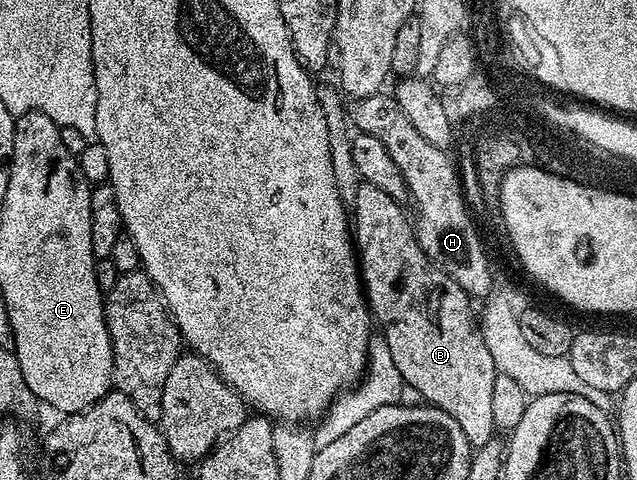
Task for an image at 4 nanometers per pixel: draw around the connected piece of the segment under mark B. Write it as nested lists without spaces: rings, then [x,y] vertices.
[[[365,182],[361,183],[358,194],[356,195],[356,197],[354,198],[354,202],[350,206],[351,215],[354,217],[354,240],[358,247],[358,259],[361,265],[364,289],[369,298],[370,311],[374,317],[375,323],[378,325],[379,331],[382,333],[382,337],[384,338],[385,342],[389,344],[391,357],[394,358],[394,363],[396,366],[398,366],[398,371],[404,379],[405,385],[407,385],[407,387],[411,389],[411,391],[413,388],[413,390],[416,391],[418,395],[420,395],[417,397],[419,397],[421,401],[427,402],[429,404],[435,404],[436,407],[441,408],[442,410],[446,410],[446,414],[450,414],[454,419],[456,419],[456,421],[458,422],[458,426],[462,426],[462,430],[466,433],[466,435],[468,435],[468,441],[471,442],[473,449],[478,449],[481,448],[482,445],[486,442],[490,442],[492,439],[494,439],[494,433],[497,431],[496,427],[494,426],[494,406],[491,405],[491,402],[494,399],[494,378],[496,377],[496,375],[498,375],[496,367],[494,366],[494,358],[490,354],[490,350],[486,350],[486,342],[484,341],[484,339],[482,338],[482,334],[480,333],[478,320],[477,317],[474,315],[474,308],[472,312],[473,301],[470,299],[468,293],[462,290],[462,286],[458,286],[458,282],[454,282],[454,278],[452,276],[448,275],[447,272],[437,268],[436,265],[433,264],[431,260],[429,260],[428,255],[425,254],[425,252],[422,250],[422,246],[418,242],[413,221],[410,219],[410,216],[407,216],[407,214],[404,213],[402,209],[400,209],[400,207],[402,207],[401,201],[396,200],[390,194],[386,194],[386,190],[376,188],[373,184],[367,184]]]

